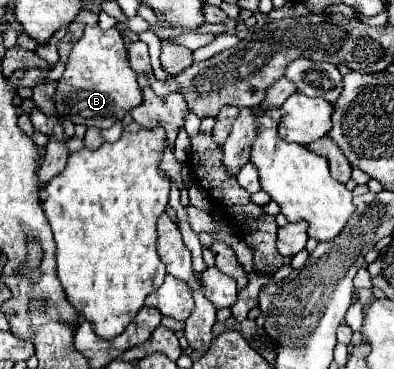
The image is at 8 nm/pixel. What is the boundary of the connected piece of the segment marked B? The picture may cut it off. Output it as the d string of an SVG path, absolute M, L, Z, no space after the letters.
M98 25L84 29L82 39L76 41L70 51L66 71L54 93L54 103L60 117L98 129L112 127L116 121L122 121L130 109L142 103L138 75L130 69L126 45L116 27L106 31Z

